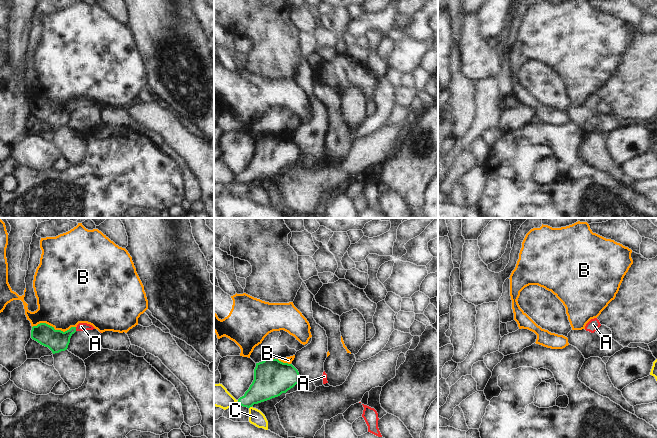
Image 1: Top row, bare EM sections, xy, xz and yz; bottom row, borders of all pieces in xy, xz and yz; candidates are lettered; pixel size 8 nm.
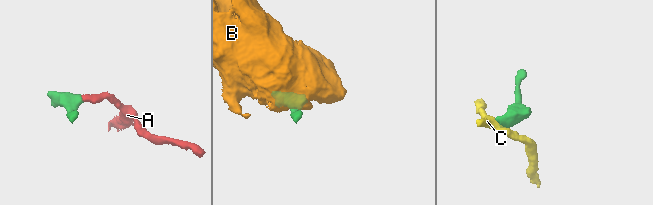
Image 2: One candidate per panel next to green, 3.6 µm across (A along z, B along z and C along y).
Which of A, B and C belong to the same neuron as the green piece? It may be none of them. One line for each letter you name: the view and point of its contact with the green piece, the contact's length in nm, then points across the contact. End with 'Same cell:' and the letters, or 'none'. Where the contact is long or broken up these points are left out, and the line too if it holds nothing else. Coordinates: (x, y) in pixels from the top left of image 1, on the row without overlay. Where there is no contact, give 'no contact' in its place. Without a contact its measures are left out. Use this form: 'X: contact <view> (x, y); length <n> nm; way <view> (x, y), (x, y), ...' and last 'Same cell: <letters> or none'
A: contact xy (75, 105); length 30 nm; way xy (56, 116), (61, 116), (75, 105), (81, 102)
Same cell: A

